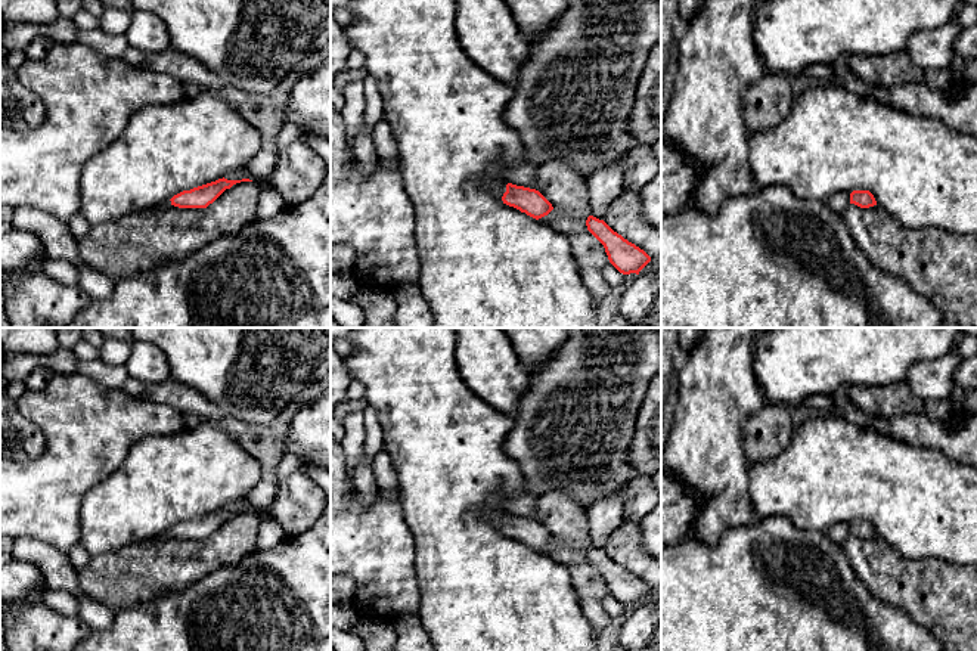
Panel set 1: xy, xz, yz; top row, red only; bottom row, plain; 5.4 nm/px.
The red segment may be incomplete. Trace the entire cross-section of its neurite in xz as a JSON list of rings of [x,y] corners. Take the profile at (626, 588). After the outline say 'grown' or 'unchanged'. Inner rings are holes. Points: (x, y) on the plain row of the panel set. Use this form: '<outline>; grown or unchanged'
[[[589,546],[587,561],[604,576],[610,593],[623,605],[639,602],[651,592],[651,588],[614,562],[604,551]]]; unchanged

